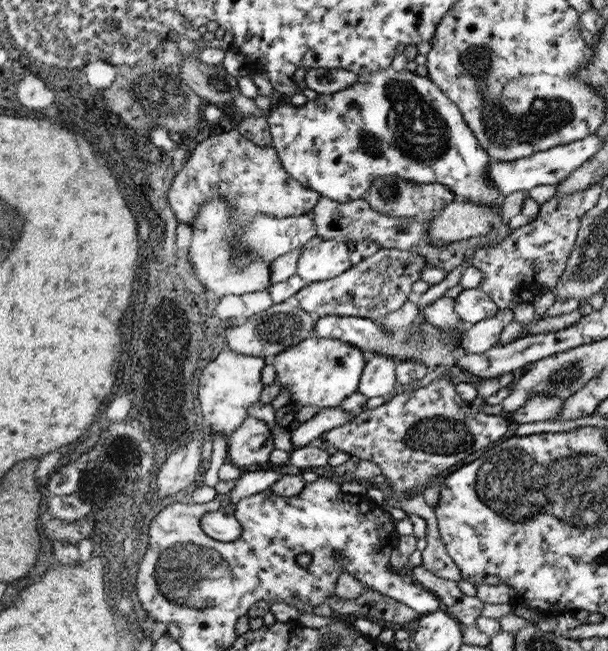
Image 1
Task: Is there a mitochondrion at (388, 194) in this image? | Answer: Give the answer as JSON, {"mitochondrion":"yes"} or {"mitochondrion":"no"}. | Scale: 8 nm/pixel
{"mitochondrion":"yes"}

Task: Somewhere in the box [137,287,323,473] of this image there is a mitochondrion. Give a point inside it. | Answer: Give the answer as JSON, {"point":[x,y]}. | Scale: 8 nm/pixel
{"point":[280,327]}

